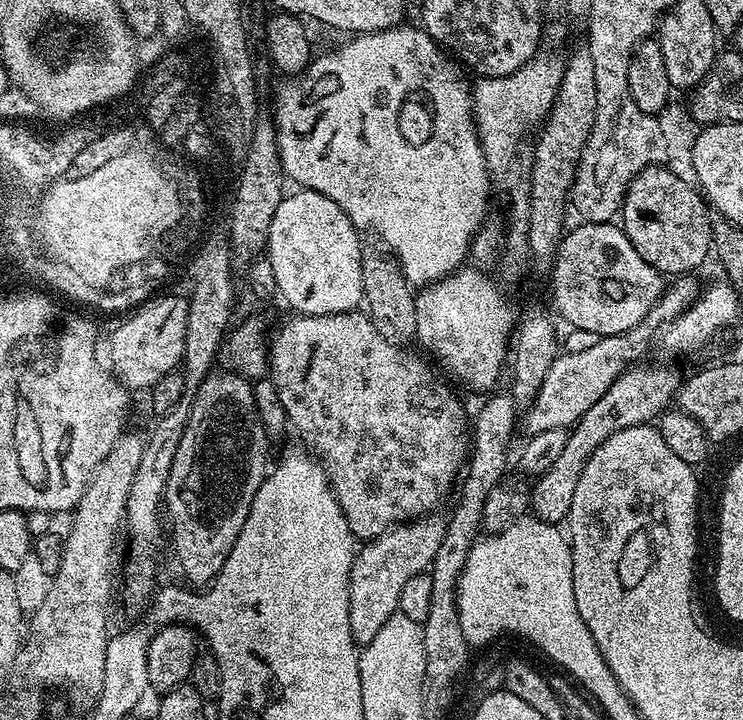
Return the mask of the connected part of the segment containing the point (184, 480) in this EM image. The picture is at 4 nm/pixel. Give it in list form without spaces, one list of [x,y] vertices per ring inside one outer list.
[[[216,370],[216,371],[213,371],[211,374],[209,374],[207,378],[204,379],[204,381],[202,382],[202,386],[200,387],[200,389],[198,390],[198,394],[194,398],[194,406],[190,410],[190,418],[186,422],[186,430],[182,434],[182,442],[178,442],[178,454],[174,454],[174,462],[170,466],[170,478],[166,482],[166,490],[164,491],[163,497],[162,497],[162,504],[163,504],[163,507],[166,509],[167,523],[168,523],[168,520],[170,523],[172,523],[172,552],[174,555],[176,555],[176,564],[178,567],[180,567],[181,574],[184,575],[185,578],[188,579],[190,583],[201,584],[201,586],[207,586],[211,584],[213,580],[215,580],[216,576],[222,570],[222,566],[226,562],[226,558],[230,554],[230,550],[234,546],[234,542],[238,538],[238,534],[242,530],[242,526],[246,522],[246,518],[250,514],[250,506],[254,502],[254,494],[258,494],[258,490],[262,486],[264,477],[266,473],[269,471],[270,460],[268,464],[268,443],[270,443],[270,440],[264,431],[264,423],[261,422],[260,415],[256,413],[256,393],[254,391],[253,385],[249,383],[249,381],[245,380],[244,377],[239,376],[239,374],[236,372],[230,372],[227,370]]]

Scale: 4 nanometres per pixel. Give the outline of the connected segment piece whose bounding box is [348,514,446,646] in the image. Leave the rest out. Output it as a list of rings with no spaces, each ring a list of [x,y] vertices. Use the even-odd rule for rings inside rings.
[[[429,514],[411,522],[395,524],[381,536],[369,540],[352,558],[352,569],[348,579],[350,590],[350,626],[352,639],[363,646],[378,634],[382,622],[390,618],[398,610],[398,594],[402,594],[402,586],[406,586],[414,574],[428,572],[432,560],[442,544],[445,528],[445,517],[440,514]]]

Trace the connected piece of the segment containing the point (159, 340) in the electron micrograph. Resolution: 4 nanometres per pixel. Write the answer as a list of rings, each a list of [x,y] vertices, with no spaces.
[[[156,294],[135,310],[108,336],[110,372],[125,388],[150,390],[166,374],[177,371],[183,363],[188,301],[185,297]]]

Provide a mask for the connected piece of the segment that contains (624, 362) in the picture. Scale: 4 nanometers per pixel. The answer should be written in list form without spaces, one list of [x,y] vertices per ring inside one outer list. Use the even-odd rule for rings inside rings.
[[[685,274],[675,277],[665,287],[664,293],[658,298],[658,302],[646,314],[638,326],[626,330],[622,334],[613,336],[601,336],[589,346],[587,350],[577,352],[564,352],[557,355],[555,362],[546,370],[546,376],[542,378],[542,384],[536,388],[536,397],[531,404],[527,405],[522,412],[524,428],[529,437],[542,433],[546,430],[558,430],[559,428],[571,429],[573,424],[579,422],[582,414],[606,394],[611,384],[627,369],[637,362],[643,361],[648,352],[648,343],[653,340],[665,324],[672,319],[678,318],[690,307],[702,291],[702,284],[696,281],[697,277]],[[524,414],[524,416],[523,416]]]

